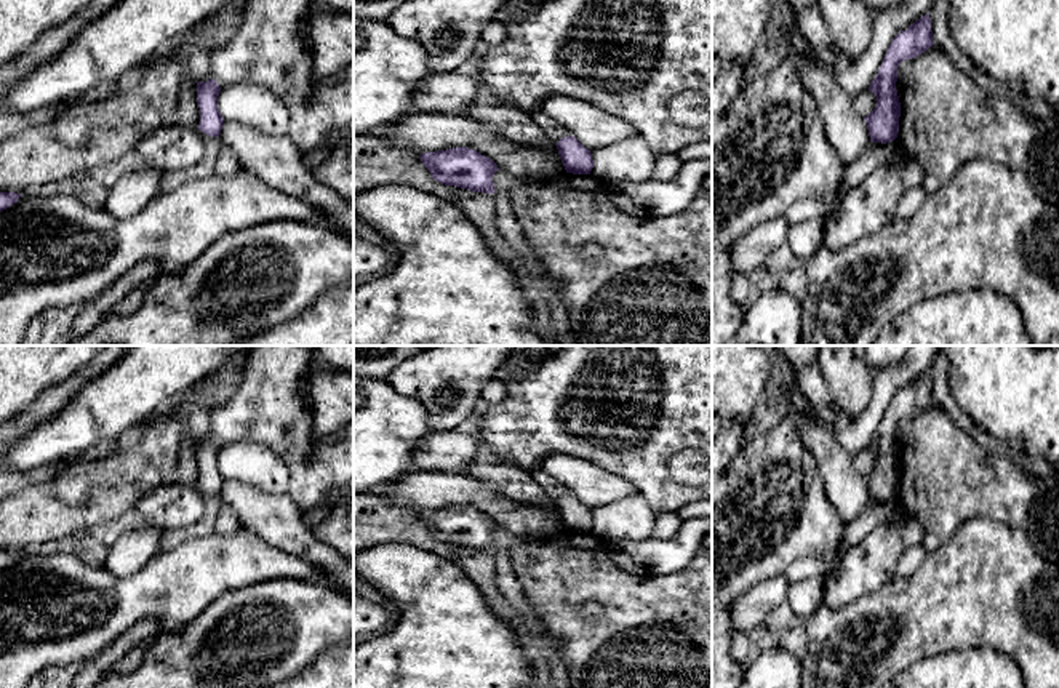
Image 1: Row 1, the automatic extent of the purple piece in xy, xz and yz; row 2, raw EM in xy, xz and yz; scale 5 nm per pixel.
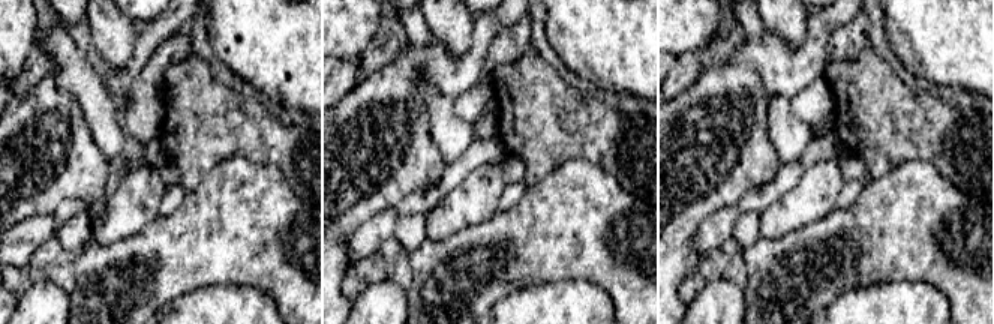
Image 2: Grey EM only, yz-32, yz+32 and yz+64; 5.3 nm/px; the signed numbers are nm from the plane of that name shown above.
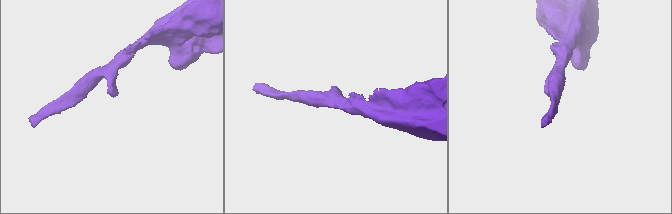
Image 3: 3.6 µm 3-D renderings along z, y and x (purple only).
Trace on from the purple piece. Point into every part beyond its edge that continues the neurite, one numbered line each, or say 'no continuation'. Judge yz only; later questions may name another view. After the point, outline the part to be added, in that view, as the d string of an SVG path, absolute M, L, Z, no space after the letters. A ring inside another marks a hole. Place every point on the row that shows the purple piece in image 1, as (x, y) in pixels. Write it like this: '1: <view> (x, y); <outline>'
no continuation

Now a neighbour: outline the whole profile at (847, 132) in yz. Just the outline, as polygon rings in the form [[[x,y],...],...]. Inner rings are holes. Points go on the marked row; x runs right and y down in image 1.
[[[798,29],[790,30],[789,46],[789,54],[803,59],[797,77],[816,101],[827,141],[845,165],[853,163],[870,142],[865,120],[854,112],[853,98],[838,86]]]

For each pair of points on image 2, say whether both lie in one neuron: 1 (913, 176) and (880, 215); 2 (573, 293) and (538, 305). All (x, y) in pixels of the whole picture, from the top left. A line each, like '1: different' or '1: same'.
1: same
2: same

